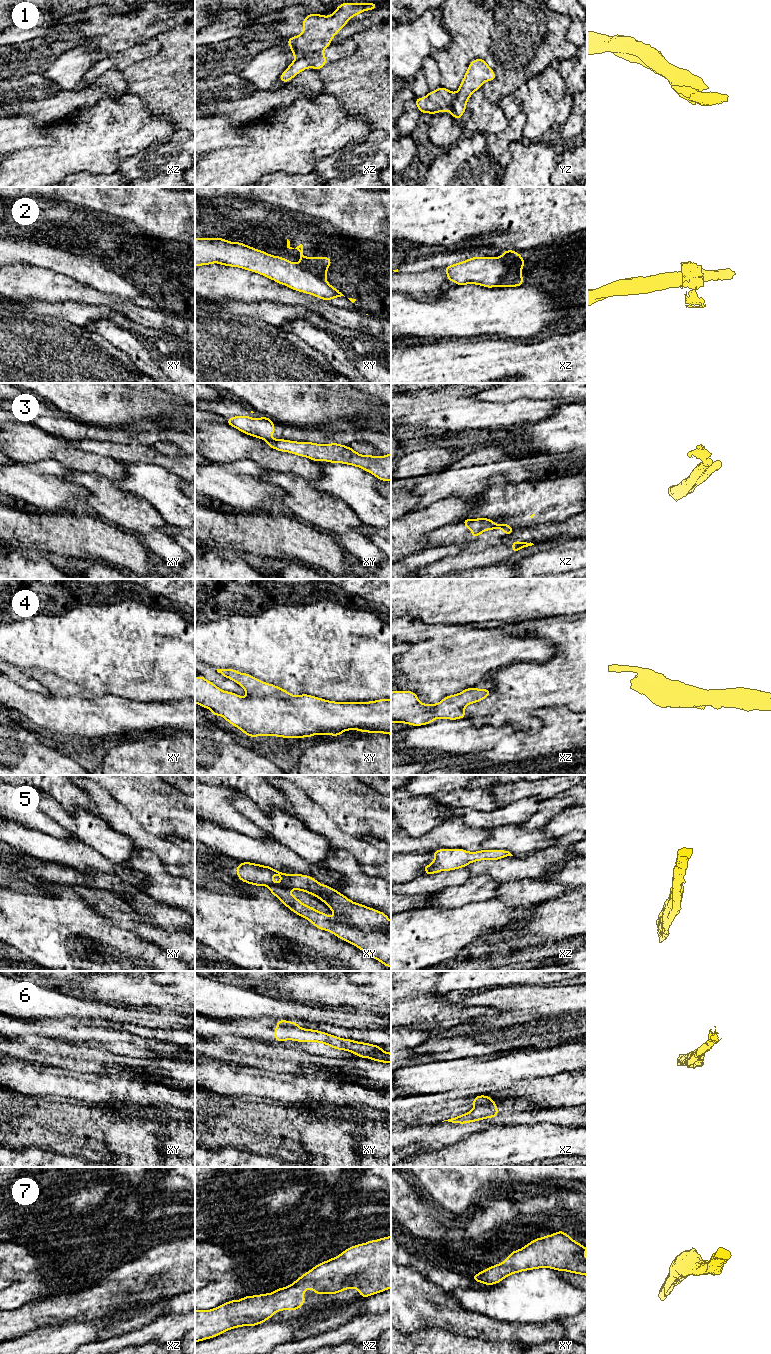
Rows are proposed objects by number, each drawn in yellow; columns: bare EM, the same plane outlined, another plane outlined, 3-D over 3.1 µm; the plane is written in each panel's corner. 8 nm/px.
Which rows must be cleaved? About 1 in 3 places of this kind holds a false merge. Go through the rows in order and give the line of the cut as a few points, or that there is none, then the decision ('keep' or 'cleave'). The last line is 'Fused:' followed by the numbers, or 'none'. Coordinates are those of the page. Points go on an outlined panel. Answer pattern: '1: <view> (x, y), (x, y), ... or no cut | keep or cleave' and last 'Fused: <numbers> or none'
1: xz (321, 50), (296, 57) | cleave
2: no cut | keep
3: xy (270, 439), (267, 441) | cleave
4: no cut | keep
5: no cut | keep
6: xy (279, 1025), (298, 1027) | cleave
7: no cut | keep
Fused: 1, 3, 6

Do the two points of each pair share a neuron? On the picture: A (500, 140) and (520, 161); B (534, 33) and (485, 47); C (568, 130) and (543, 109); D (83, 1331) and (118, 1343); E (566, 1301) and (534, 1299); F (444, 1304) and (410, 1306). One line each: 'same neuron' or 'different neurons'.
A: different neurons
B: same neuron
C: different neurons
D: different neurons
E: same neuron
F: same neuron

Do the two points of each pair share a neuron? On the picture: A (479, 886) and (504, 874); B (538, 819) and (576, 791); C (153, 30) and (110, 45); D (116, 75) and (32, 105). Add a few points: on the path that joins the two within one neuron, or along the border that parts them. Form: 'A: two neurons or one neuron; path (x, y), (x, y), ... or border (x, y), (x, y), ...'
A: two neurons; border (471, 876), (488, 874), (499, 884)
B: one neuron; path (548, 810), (567, 798)
C: one neuron; path (142, 30), (128, 30), (121, 35)
D: one neuron; path (95, 91), (82, 99), (64, 103), (53, 103)

